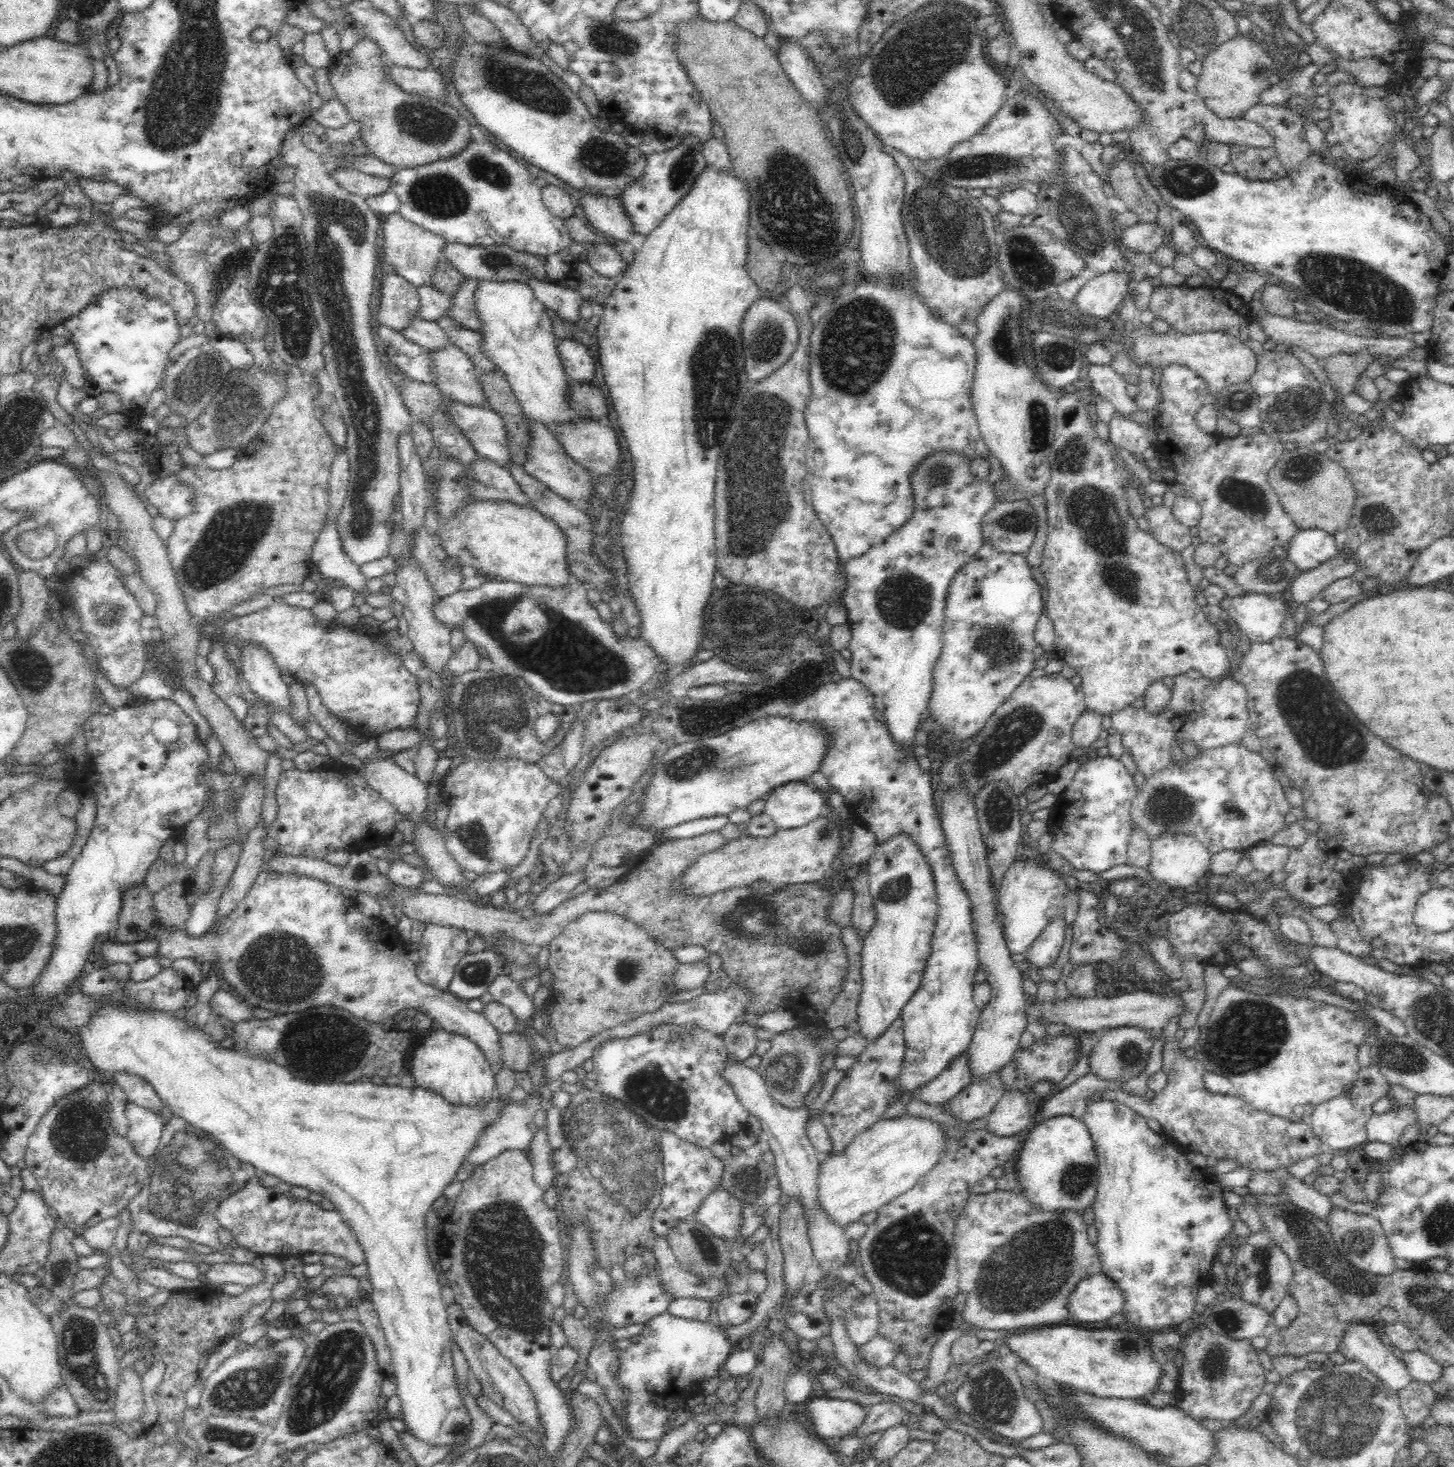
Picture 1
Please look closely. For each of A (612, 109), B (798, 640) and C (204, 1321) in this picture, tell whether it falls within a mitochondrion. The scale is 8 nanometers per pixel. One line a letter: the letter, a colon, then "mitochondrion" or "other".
A: other
B: mitochondrion
C: other

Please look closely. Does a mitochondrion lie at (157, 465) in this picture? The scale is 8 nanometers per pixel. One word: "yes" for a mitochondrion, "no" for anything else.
no

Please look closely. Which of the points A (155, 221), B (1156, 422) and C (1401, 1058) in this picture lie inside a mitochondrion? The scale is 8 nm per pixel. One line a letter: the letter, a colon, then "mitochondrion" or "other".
A: other
B: other
C: mitochondrion

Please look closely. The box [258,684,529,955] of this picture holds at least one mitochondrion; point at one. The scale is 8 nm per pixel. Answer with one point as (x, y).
(474, 840)

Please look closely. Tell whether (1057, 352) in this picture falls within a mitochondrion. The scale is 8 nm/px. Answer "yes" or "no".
yes

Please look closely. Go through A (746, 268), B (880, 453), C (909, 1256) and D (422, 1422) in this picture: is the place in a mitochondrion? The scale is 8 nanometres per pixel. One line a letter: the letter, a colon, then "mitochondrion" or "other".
A: other
B: other
C: mitochondrion
D: other

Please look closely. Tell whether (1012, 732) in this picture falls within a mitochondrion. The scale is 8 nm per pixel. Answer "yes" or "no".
yes

